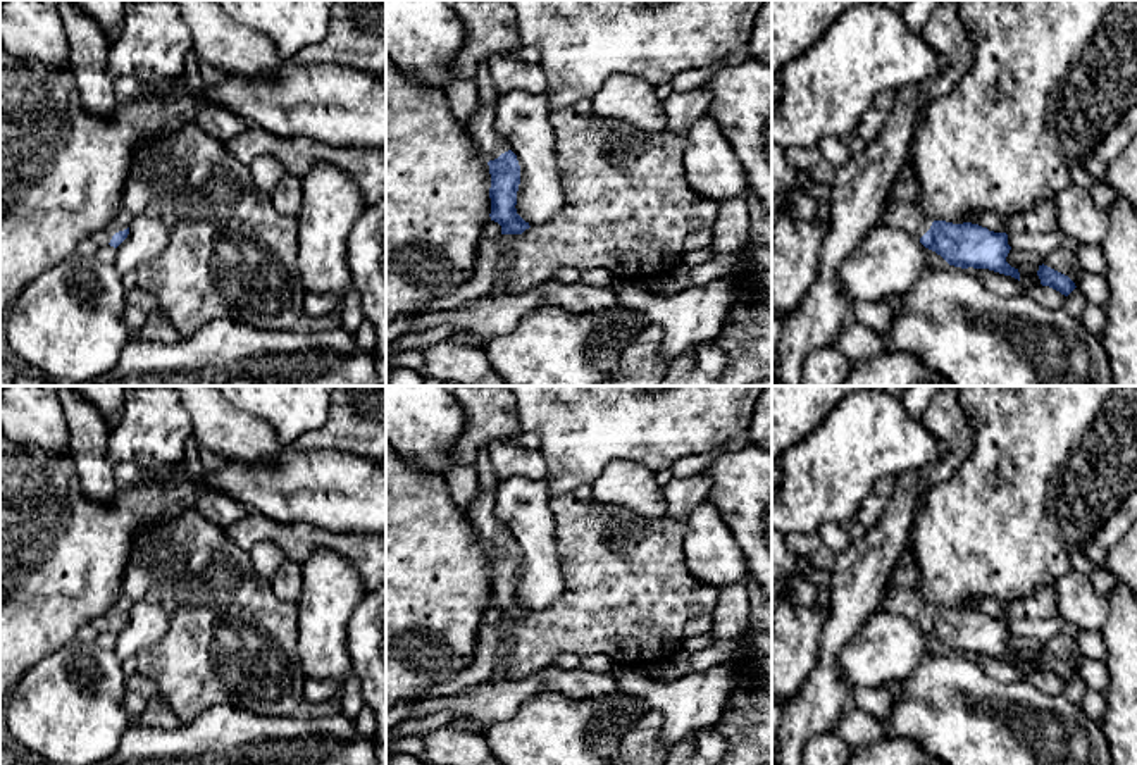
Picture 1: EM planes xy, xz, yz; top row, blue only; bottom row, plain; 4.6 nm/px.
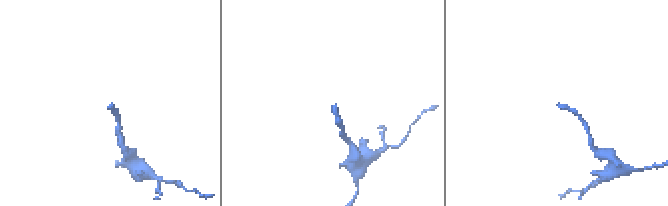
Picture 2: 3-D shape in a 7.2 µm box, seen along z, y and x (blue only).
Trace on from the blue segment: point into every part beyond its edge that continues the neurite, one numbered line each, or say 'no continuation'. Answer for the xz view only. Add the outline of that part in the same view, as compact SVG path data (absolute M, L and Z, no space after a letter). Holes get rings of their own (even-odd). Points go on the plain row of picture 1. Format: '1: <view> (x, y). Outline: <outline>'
1: xz (483, 512). Outline: M479 491L469 512L470 522L475 526L486 546L494 546L508 538L506 526L496 517L494 491Z

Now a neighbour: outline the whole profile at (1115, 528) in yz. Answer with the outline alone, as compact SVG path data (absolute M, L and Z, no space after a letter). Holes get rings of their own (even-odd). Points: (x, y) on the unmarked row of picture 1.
M1137 489L1123 501L1123 505L1099 527L1094 536L1106 551L1113 548L1137 520Z

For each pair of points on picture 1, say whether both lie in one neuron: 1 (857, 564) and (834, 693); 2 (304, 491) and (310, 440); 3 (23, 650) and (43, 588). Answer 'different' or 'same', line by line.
1: same
2: different
3: same

